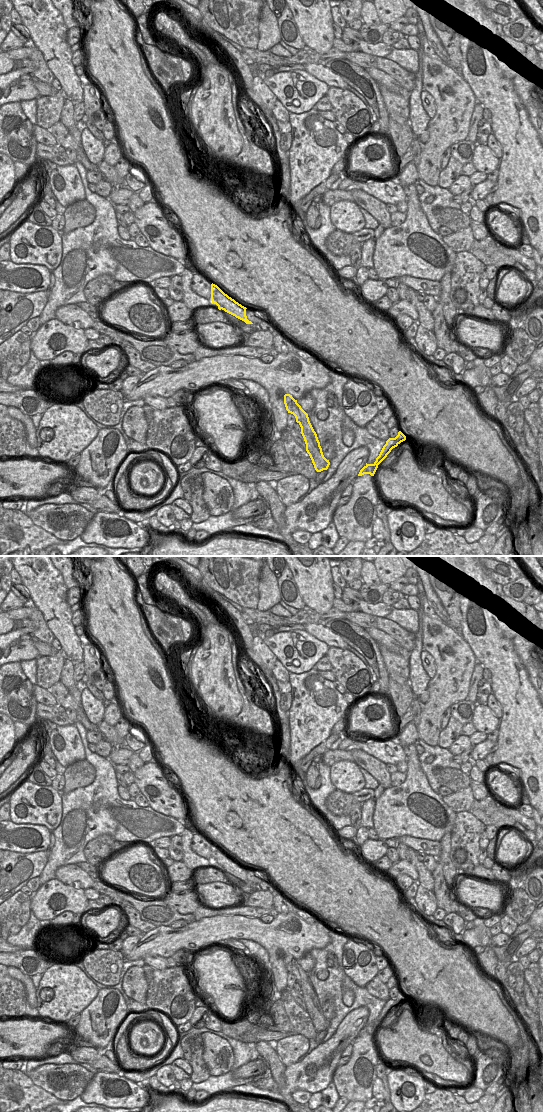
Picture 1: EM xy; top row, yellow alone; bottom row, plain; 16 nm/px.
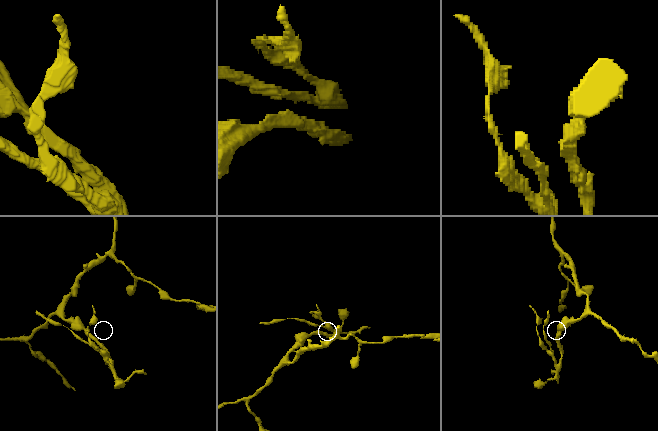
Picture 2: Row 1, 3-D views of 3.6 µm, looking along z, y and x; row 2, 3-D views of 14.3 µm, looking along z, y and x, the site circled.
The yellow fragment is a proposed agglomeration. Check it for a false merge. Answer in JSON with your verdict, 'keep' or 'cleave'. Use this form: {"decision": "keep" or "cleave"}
{"decision": "cleave"}

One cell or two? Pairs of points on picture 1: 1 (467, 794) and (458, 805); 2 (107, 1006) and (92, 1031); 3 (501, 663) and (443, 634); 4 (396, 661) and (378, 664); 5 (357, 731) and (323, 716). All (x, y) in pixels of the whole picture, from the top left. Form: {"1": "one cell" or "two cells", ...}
{"1": "one cell", "2": "one cell", "3": "two cells", "4": "two cells", "5": "two cells"}

